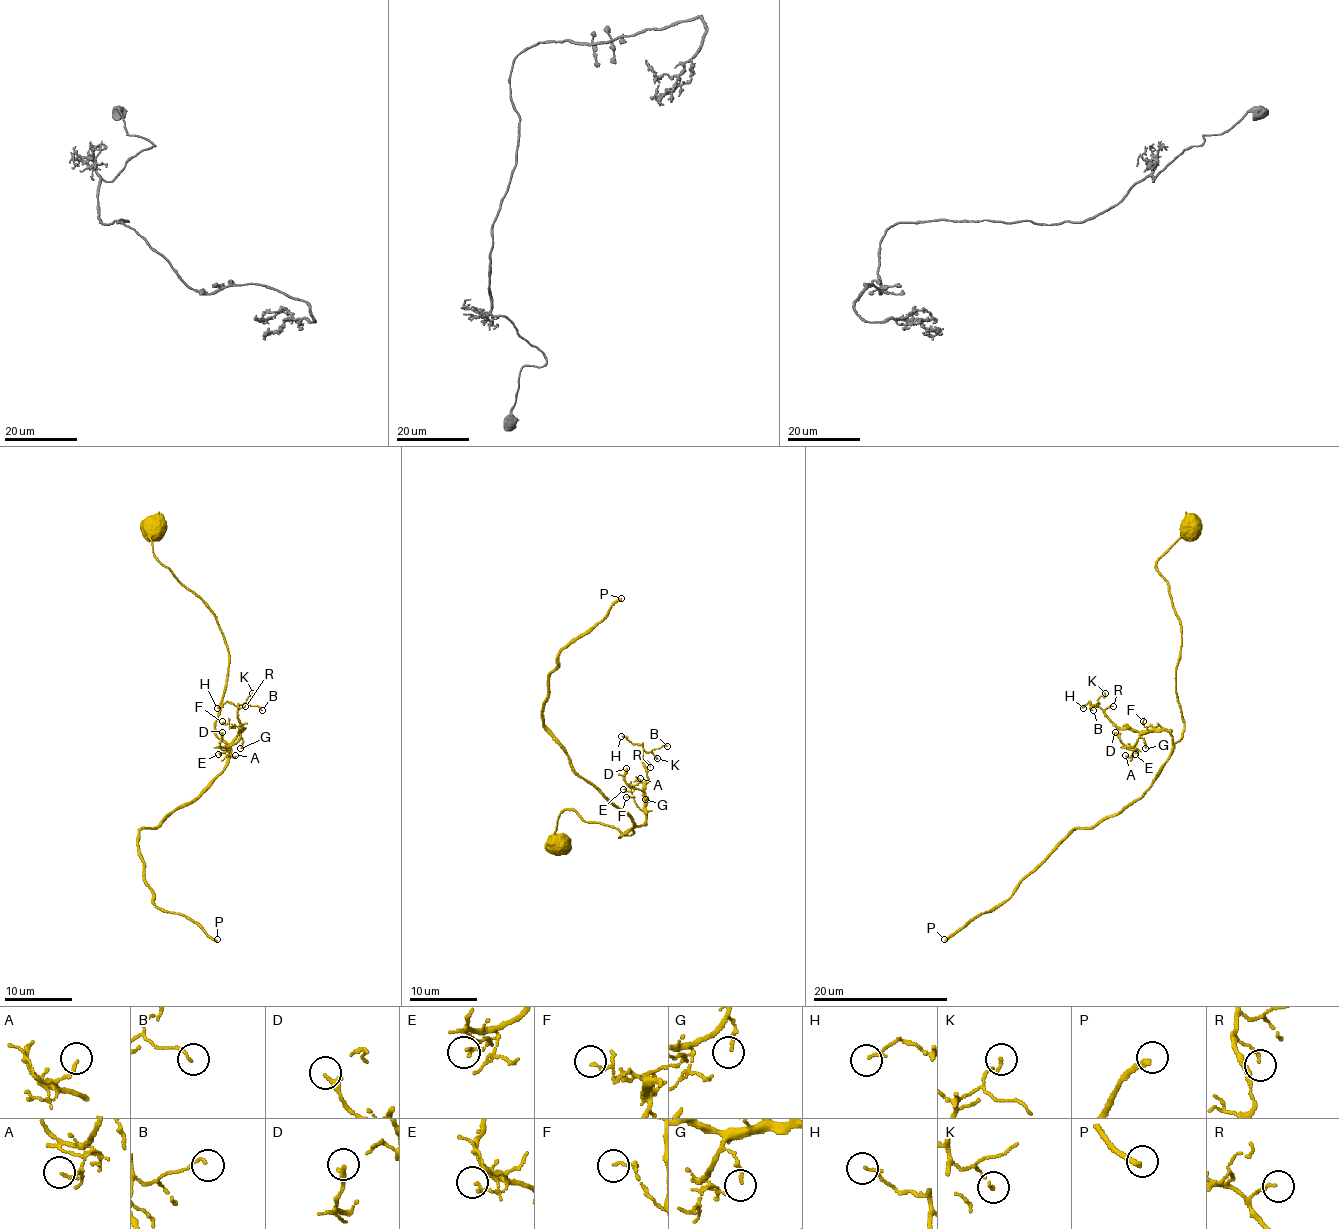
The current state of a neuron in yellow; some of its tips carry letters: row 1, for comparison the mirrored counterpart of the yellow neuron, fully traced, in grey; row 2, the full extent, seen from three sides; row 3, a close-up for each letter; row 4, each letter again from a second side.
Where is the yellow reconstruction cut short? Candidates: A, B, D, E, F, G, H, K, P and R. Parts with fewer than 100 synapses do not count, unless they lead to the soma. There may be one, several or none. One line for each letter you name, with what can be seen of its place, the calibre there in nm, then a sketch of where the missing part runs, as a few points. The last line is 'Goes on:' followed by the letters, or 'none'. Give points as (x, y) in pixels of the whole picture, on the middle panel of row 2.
P: place (621, 598); calibre 240 nm
Goes on: P

